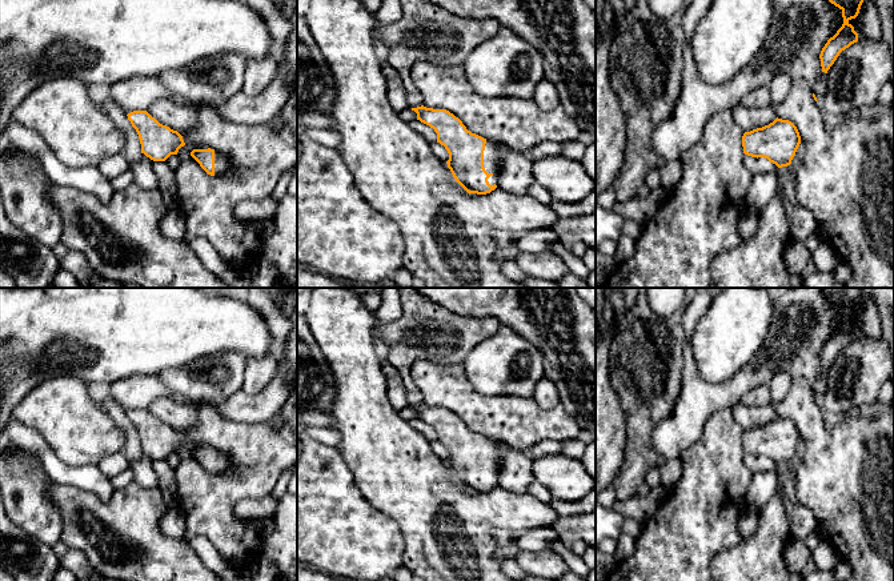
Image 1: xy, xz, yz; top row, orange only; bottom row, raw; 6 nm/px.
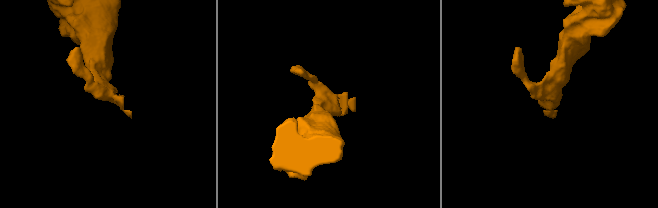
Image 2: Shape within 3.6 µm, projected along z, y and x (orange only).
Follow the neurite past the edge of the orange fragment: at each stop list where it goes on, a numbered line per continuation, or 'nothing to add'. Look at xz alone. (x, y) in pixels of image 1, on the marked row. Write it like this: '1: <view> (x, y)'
1: xz (493, 151)

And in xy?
1: xy (221, 165)

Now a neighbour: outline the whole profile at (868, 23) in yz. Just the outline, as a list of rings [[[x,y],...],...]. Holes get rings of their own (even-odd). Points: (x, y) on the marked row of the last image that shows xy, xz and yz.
[[[863,0],[859,13],[855,19],[849,20],[858,33],[858,41],[882,40],[881,17],[874,0]]]

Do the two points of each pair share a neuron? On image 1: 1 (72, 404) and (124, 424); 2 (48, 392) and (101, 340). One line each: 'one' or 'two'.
1: two
2: two

